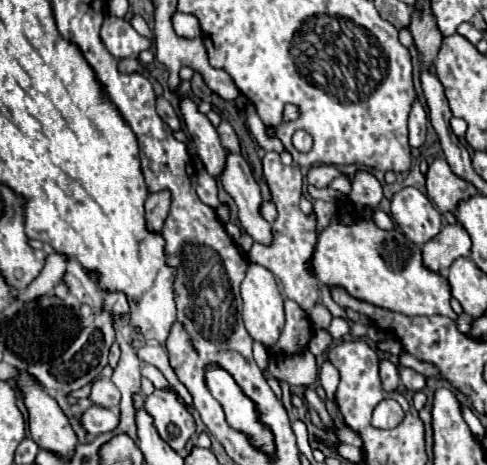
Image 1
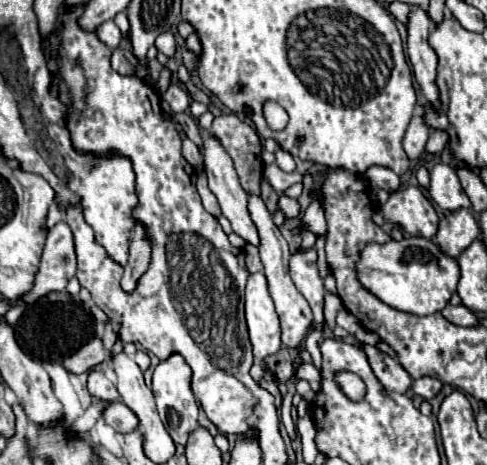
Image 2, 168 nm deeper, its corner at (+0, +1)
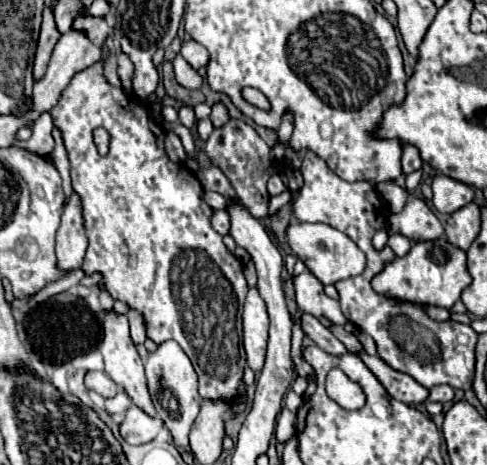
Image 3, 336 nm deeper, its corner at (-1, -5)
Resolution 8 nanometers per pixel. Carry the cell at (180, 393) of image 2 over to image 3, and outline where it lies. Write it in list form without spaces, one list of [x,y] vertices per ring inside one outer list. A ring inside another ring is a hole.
[[[165,341],[157,345],[157,351],[149,355],[145,363],[145,373],[147,373],[147,383],[149,383],[149,393],[153,397],[153,405],[157,409],[157,417],[165,423],[165,427],[173,435],[173,443],[177,447],[187,447],[189,441],[189,431],[191,425],[199,413],[201,397],[197,393],[197,375],[195,369],[189,361],[189,357],[183,353],[183,349],[175,341]]]

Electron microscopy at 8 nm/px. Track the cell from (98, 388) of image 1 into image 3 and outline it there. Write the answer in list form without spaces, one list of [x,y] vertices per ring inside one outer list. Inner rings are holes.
[[[89,371],[85,377],[85,387],[89,391],[99,393],[101,397],[115,397],[117,395],[117,385],[109,379],[109,375],[101,371]]]

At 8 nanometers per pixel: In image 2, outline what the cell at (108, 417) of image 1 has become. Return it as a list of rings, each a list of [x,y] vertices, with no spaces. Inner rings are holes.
[[[114,401],[104,411],[104,421],[118,433],[132,433],[138,429],[138,417],[122,401]]]

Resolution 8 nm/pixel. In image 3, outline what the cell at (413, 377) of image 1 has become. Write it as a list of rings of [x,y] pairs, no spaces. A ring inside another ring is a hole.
[[[437,385],[437,387],[429,389],[429,397],[427,397],[429,403],[433,403],[433,401],[445,403],[445,401],[451,401],[451,399],[453,399],[453,389],[449,385]]]

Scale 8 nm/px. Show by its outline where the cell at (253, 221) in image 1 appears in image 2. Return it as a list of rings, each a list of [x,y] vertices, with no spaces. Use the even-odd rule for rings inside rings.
[[[252,197],[248,199],[248,211],[252,215],[252,221],[258,227],[260,233],[260,257],[262,257],[262,265],[266,271],[266,279],[268,279],[268,289],[270,295],[274,299],[276,305],[276,313],[280,319],[280,327],[282,327],[282,343],[286,347],[298,347],[300,341],[306,337],[308,329],[312,327],[312,309],[308,305],[308,301],[302,297],[302,293],[296,289],[296,285],[290,279],[288,273],[288,259],[290,259],[290,251],[288,251],[288,243],[282,237],[280,229],[274,225],[272,215],[268,213],[264,201],[260,197]]]

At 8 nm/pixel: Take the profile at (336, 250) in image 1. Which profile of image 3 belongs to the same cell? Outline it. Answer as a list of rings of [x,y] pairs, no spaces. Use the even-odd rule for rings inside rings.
[[[445,237],[435,241],[419,241],[405,257],[395,257],[371,279],[373,291],[389,297],[395,303],[411,303],[417,307],[445,307],[451,309],[459,301],[461,291],[471,283],[467,273],[465,251],[453,247]]]

